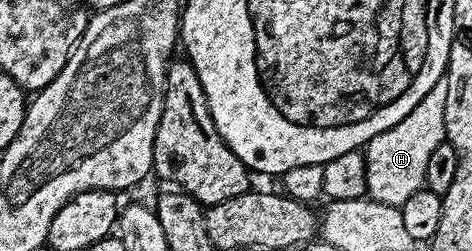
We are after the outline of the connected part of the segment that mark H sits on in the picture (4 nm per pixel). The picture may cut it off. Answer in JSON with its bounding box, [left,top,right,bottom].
[364,77,448,207]

